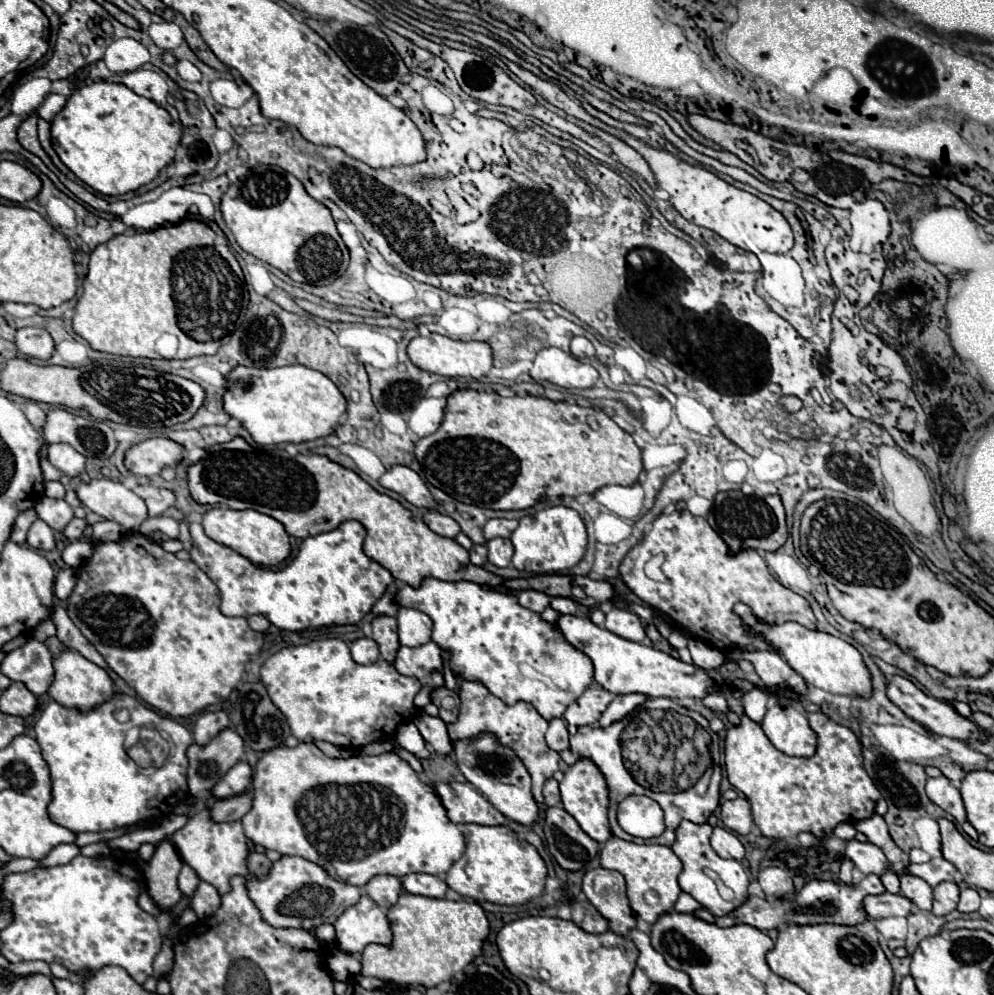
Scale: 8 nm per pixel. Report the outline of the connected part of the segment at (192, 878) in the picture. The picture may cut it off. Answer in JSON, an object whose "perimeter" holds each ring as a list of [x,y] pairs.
{"perimeter":[[[184,865],[184,869],[178,875],[178,887],[180,887],[180,891],[184,895],[192,895],[192,891],[198,887],[198,881],[200,881],[200,877],[192,871],[192,867]]]}

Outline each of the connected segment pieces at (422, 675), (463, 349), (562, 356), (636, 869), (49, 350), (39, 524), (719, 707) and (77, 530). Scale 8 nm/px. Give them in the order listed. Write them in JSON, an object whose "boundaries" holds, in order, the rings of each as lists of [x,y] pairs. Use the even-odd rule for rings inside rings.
{"boundaries":[[[[430,641],[426,645],[420,645],[416,649],[400,647],[394,667],[398,669],[398,673],[416,677],[416,679],[426,683],[432,671],[442,671],[444,669],[442,649],[434,641]]],[[[430,333],[428,337],[420,337],[420,335],[414,337],[408,345],[408,357],[412,359],[412,363],[416,363],[416,367],[444,375],[444,377],[480,379],[480,377],[486,377],[488,371],[492,369],[492,349],[488,343],[482,343],[482,341],[464,343],[464,341],[454,341],[438,333]]],[[[548,347],[536,353],[530,377],[536,383],[548,381],[564,389],[586,389],[594,387],[598,371],[592,365],[572,357],[570,353],[564,353],[562,349]]],[[[618,837],[608,839],[600,851],[600,863],[604,869],[614,869],[624,875],[628,885],[630,905],[660,905],[660,901],[644,901],[644,899],[678,899],[682,893],[678,885],[678,875],[682,871],[680,859],[676,859],[674,851],[664,845],[638,845],[630,841],[622,841]]],[[[24,327],[16,331],[16,347],[28,355],[38,359],[48,359],[54,353],[54,341],[46,329],[40,327]]],[[[36,519],[32,523],[32,527],[28,529],[28,541],[26,543],[34,549],[50,551],[50,549],[54,549],[54,531],[42,519]]],[[[712,691],[712,693],[708,693],[704,699],[702,699],[702,703],[706,705],[706,707],[710,707],[712,711],[720,711],[720,713],[728,713],[728,703],[726,703],[726,697],[722,695],[722,693],[716,693],[716,691]]],[[[74,517],[74,519],[70,521],[70,525],[66,525],[66,527],[62,529],[62,533],[64,533],[64,537],[66,537],[66,539],[76,541],[76,539],[80,539],[80,537],[82,537],[84,527],[86,527],[86,521],[84,521],[84,519],[76,519],[76,517]]]]}

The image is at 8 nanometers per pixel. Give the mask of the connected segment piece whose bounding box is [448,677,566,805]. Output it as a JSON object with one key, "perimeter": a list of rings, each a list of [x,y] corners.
{"perimeter":[[[458,677],[458,685],[460,685],[460,713],[458,713],[458,721],[448,725],[448,735],[452,741],[462,739],[462,737],[476,737],[480,731],[488,731],[488,733],[496,733],[498,739],[512,747],[520,759],[524,761],[526,769],[532,775],[532,795],[536,799],[536,803],[540,805],[542,799],[542,785],[546,779],[552,777],[554,771],[566,771],[566,763],[562,761],[562,757],[552,751],[546,741],[544,741],[544,733],[548,729],[548,721],[544,717],[540,717],[540,713],[530,705],[530,703],[516,703],[516,705],[506,705],[504,701],[500,701],[498,697],[494,697],[480,681],[468,681],[464,677]]]}

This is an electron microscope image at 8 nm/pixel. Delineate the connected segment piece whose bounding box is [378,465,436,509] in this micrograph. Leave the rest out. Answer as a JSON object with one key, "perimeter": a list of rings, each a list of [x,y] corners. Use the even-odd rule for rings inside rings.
{"perimeter":[[[392,465],[380,479],[378,483],[398,495],[404,495],[404,499],[416,507],[426,507],[434,509],[436,501],[432,499],[426,483],[420,479],[416,471],[404,465]]]}

